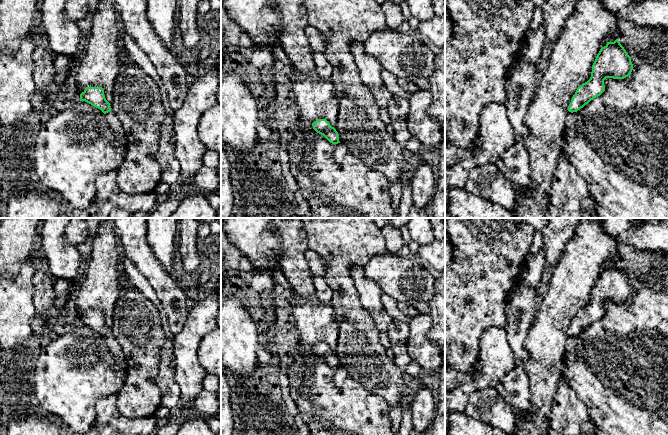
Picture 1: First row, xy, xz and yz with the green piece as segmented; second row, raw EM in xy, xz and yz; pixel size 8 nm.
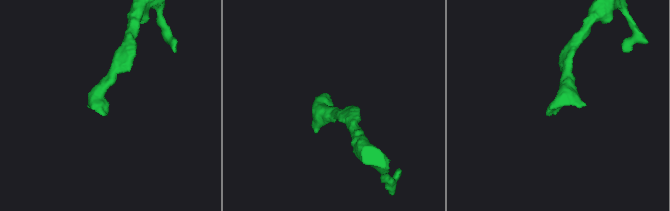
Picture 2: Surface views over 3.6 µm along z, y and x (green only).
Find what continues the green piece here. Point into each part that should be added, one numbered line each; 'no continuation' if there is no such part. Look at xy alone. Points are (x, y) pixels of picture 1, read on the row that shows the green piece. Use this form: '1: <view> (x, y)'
1: xy (114, 123)

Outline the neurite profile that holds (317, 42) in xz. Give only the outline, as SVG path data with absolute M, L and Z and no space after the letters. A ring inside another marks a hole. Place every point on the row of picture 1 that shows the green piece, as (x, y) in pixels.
M308 25L305 29L305 35L313 52L324 52L326 39L316 28Z

